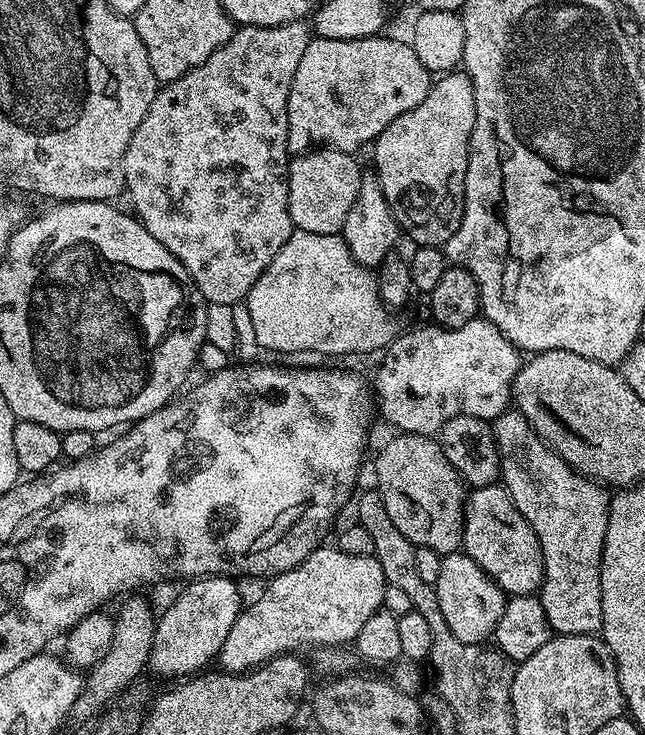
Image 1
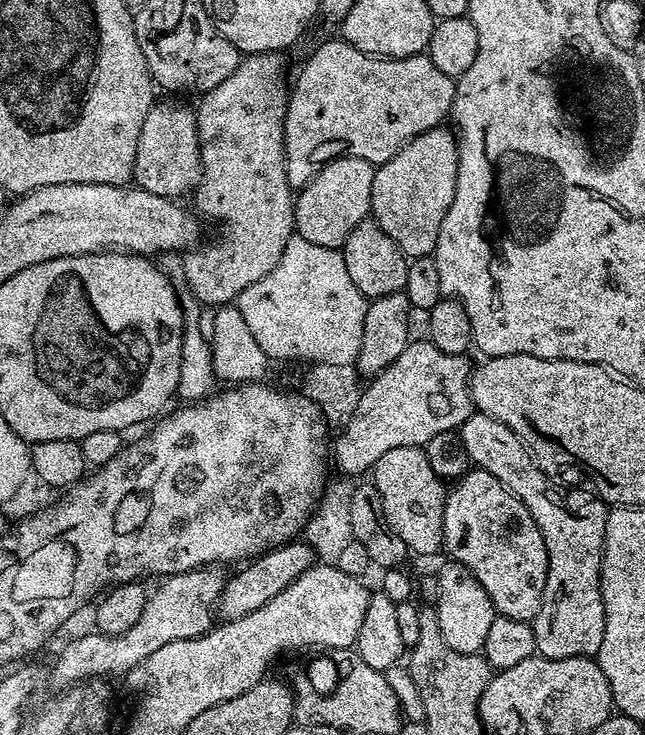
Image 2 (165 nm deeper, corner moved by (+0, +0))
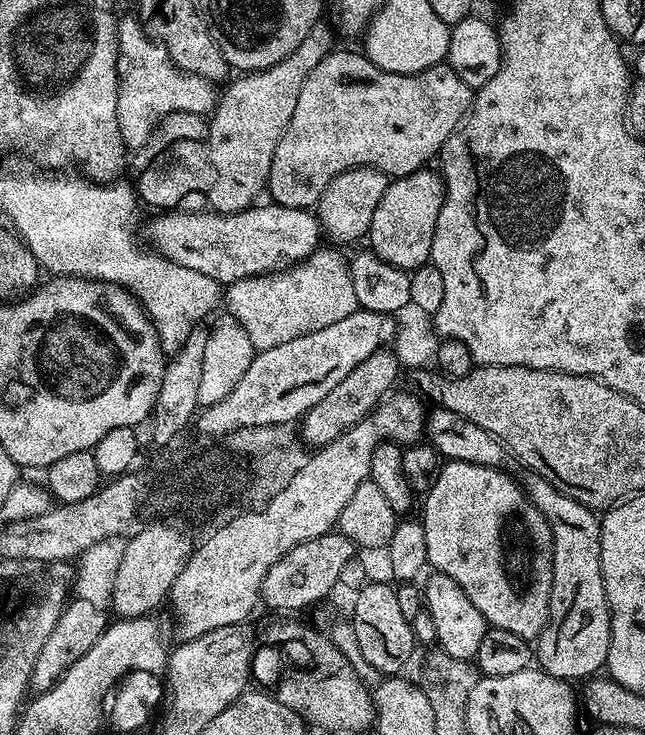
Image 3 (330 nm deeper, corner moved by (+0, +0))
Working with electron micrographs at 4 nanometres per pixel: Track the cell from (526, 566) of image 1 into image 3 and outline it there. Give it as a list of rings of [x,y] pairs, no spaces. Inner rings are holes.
[[[448,460],[436,474],[436,481],[430,485],[424,500],[424,516],[422,523],[426,530],[426,554],[428,564],[433,569],[458,582],[462,590],[466,592],[466,598],[474,602],[478,608],[478,614],[491,627],[510,630],[510,634],[516,634],[518,638],[529,642],[535,641],[539,637],[540,631],[546,626],[548,615],[550,614],[550,590],[552,589],[552,579],[554,578],[554,558],[552,557],[552,531],[548,525],[548,520],[540,513],[538,506],[529,498],[527,491],[512,476],[507,476],[503,472],[503,467],[491,464],[475,464],[474,462],[462,462],[461,460]]]

